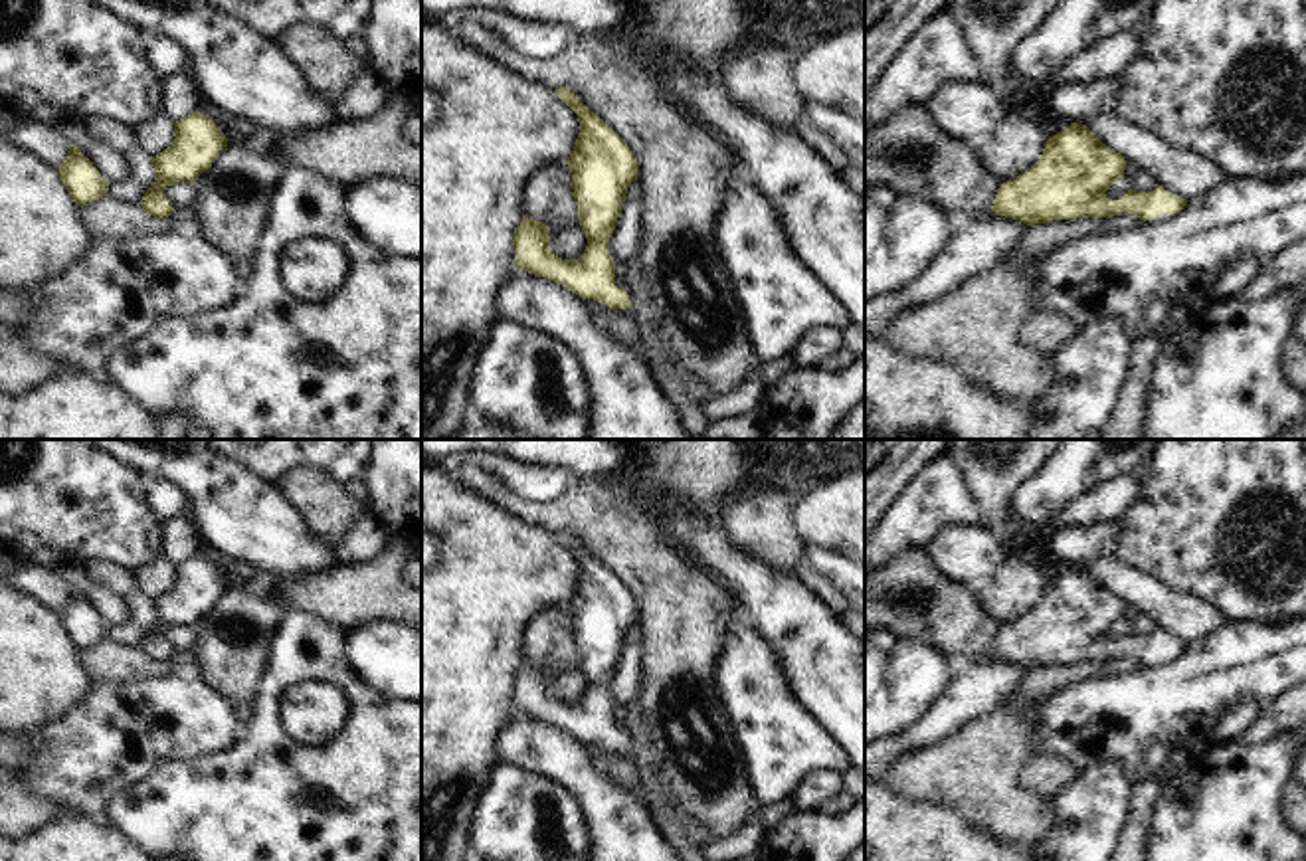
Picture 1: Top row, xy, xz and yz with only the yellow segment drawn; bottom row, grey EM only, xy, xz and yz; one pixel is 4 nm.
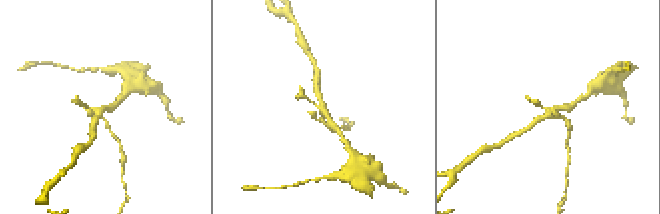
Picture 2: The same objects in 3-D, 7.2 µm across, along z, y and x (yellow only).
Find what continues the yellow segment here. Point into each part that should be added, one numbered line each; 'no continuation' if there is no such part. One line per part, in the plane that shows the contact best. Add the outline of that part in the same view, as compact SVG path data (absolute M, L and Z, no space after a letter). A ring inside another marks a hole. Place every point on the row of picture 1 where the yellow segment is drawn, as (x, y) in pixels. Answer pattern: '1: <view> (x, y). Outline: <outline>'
no continuation.

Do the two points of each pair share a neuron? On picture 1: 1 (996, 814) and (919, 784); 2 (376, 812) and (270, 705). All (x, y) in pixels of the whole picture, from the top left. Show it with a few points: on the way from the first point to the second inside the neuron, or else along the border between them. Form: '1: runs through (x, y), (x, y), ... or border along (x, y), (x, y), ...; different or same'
1: runs through (976, 794), (966, 784), (938, 784); same
2: runs through (337, 790), (287, 772), (270, 745); same

